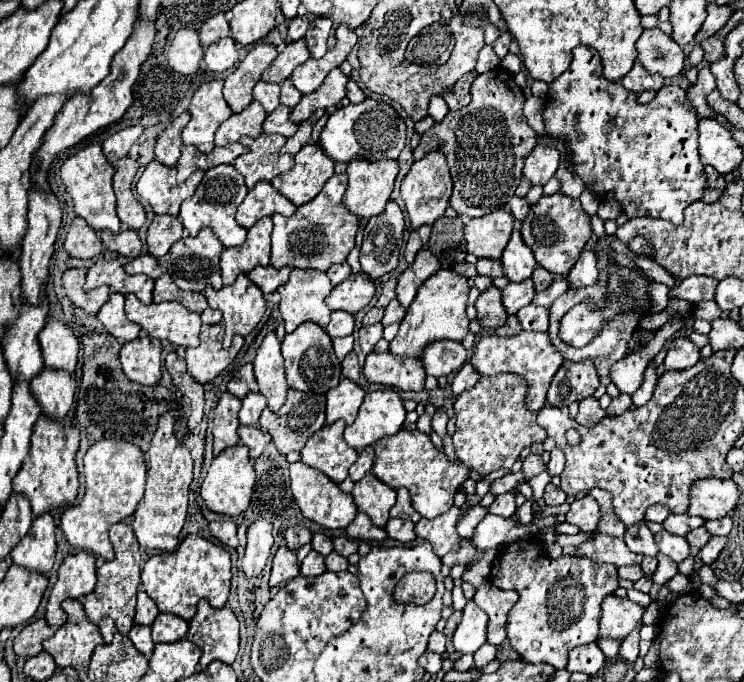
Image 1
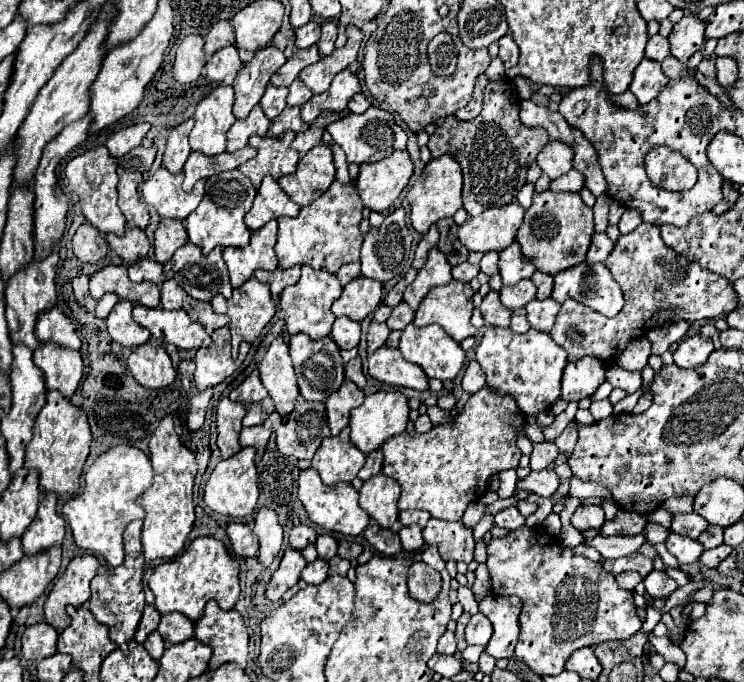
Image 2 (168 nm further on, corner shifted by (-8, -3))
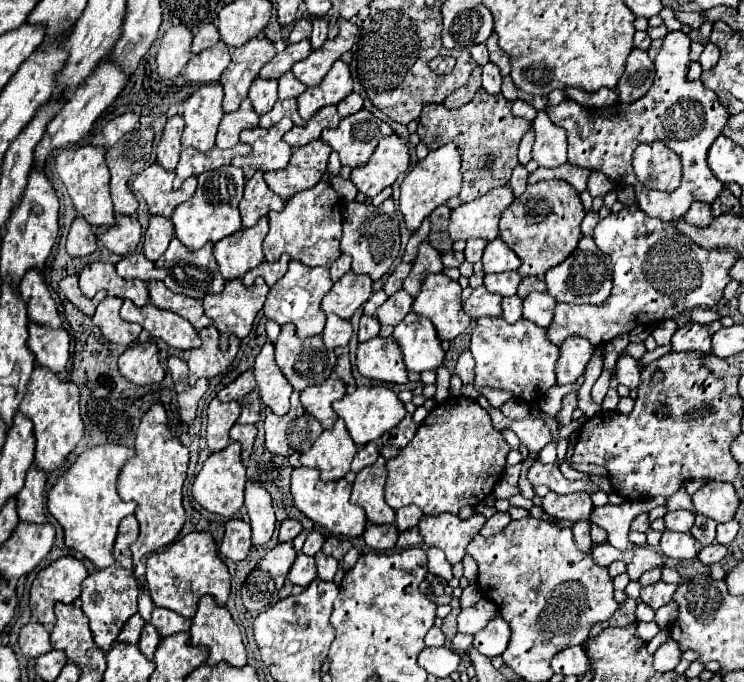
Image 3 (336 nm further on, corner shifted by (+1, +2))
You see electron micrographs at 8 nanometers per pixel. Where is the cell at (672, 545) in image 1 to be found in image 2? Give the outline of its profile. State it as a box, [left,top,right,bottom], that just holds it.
[666,533,704,565]

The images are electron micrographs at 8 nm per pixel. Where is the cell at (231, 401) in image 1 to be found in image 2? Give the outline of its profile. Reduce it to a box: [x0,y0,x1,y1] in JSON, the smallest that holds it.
[216,397,246,459]

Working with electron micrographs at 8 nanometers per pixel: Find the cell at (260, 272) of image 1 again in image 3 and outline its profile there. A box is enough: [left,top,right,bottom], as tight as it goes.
[243,254,291,286]

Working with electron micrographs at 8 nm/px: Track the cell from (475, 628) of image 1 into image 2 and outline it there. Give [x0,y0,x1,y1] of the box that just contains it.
[466,613,492,647]

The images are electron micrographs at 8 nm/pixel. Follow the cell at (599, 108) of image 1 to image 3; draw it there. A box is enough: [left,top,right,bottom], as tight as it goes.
[547,32,727,222]

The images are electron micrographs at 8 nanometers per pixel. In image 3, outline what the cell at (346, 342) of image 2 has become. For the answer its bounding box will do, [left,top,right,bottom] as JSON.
[321,314,353,348]

